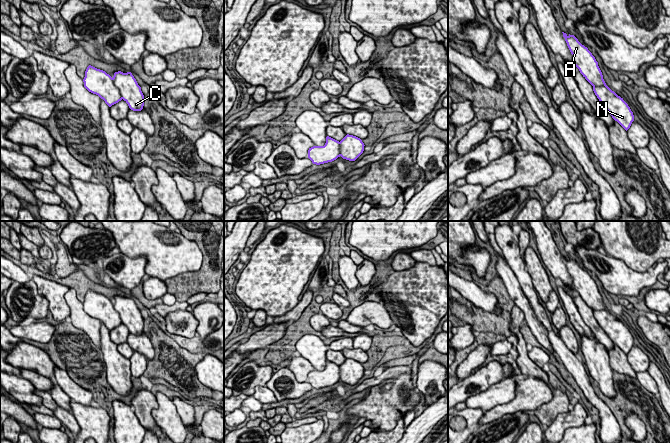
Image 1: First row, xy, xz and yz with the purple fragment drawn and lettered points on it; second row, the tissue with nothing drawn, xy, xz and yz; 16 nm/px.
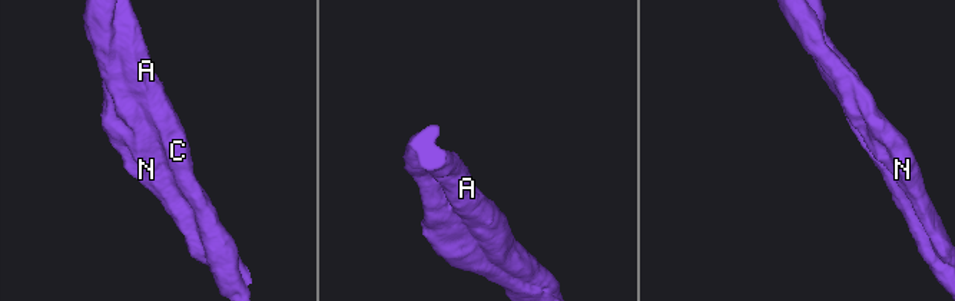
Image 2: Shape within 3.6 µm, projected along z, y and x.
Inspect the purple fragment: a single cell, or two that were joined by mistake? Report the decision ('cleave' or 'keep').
keep

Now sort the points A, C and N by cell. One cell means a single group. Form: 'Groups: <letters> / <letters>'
Groups: A C N

